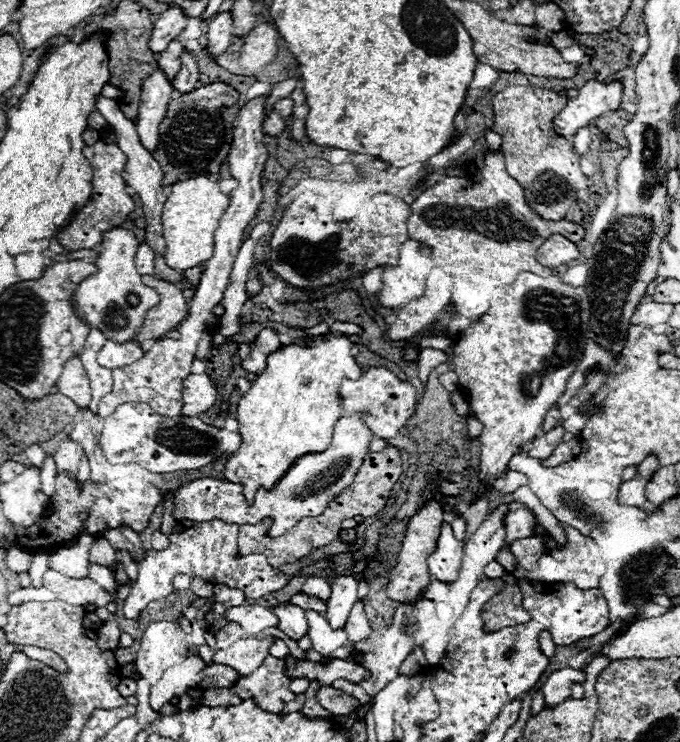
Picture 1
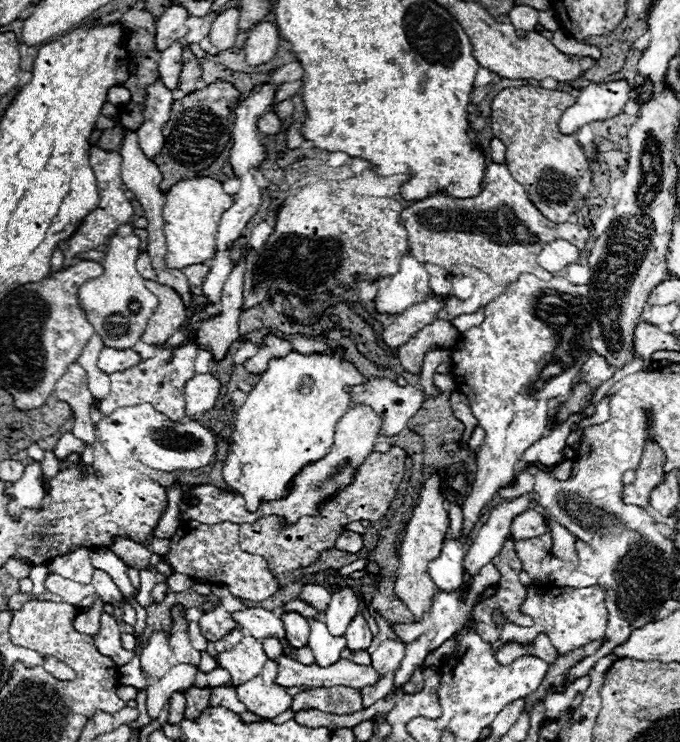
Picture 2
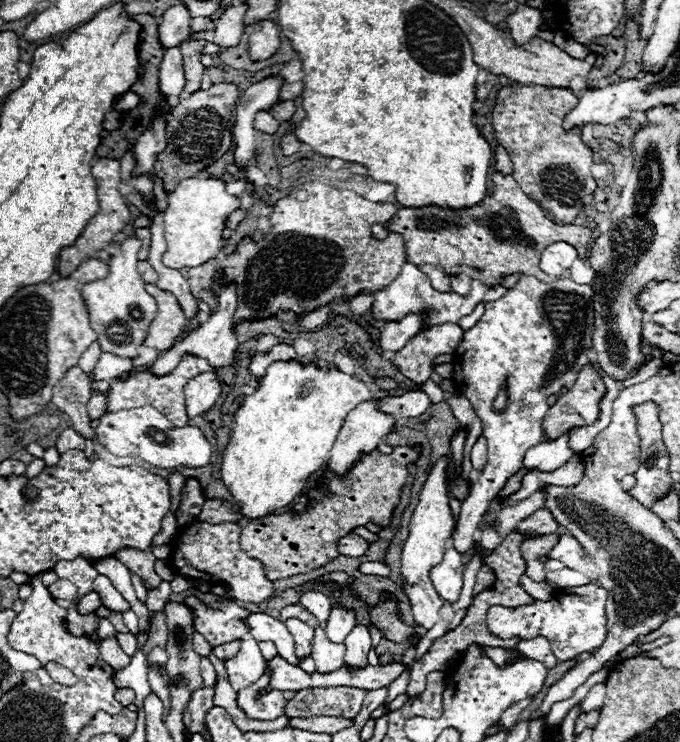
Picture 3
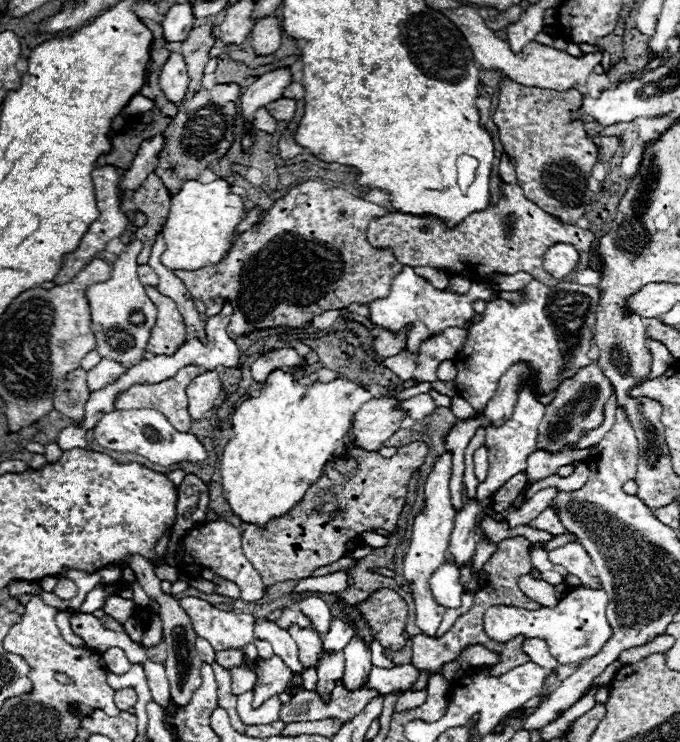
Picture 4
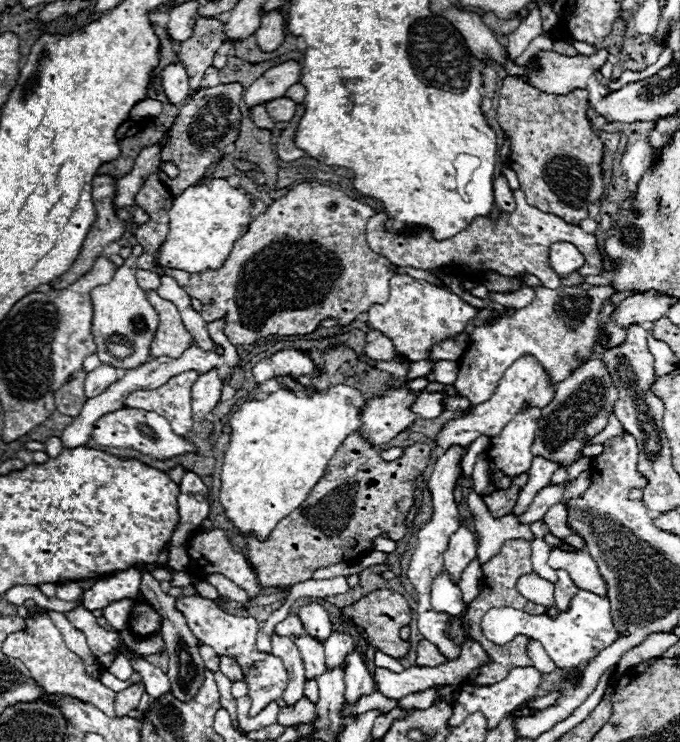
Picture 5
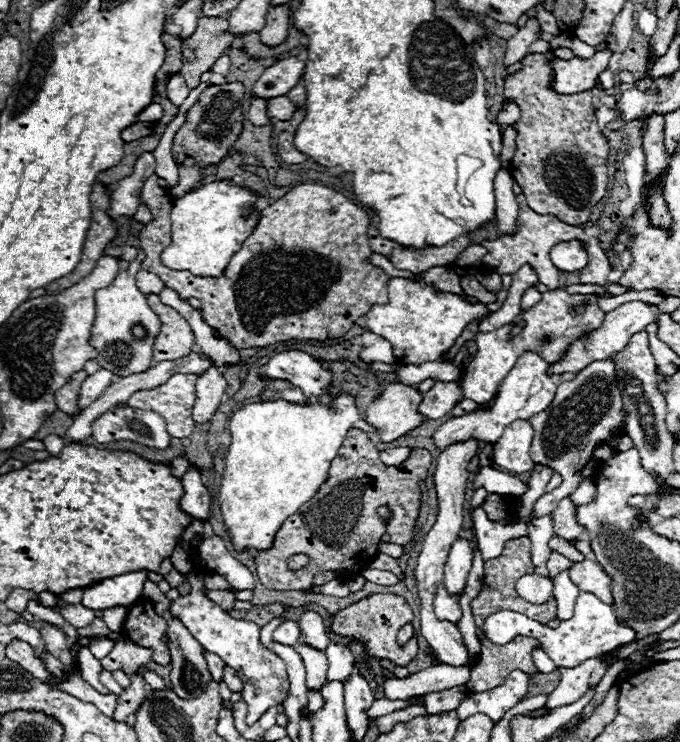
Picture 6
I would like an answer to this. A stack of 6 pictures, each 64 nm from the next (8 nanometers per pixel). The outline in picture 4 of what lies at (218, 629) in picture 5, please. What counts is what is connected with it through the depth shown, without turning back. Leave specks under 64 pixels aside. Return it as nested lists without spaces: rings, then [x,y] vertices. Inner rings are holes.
[[[194,596],[182,598],[180,606],[188,610],[194,632],[206,638],[214,650],[242,648],[254,642],[254,616],[250,614],[238,614],[234,610],[224,612]],[[272,656],[268,660],[260,658],[256,674],[258,674],[258,680],[256,680],[254,704],[252,706],[260,706],[270,696],[282,694],[288,686],[302,688],[302,676],[300,674],[294,676],[294,672],[278,656]]]

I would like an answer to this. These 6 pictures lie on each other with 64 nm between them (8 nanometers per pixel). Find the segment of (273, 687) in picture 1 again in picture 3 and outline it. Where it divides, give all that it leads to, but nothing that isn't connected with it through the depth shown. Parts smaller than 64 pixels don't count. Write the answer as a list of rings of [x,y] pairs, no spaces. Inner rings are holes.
[[[266,668],[258,681],[238,692],[238,706],[248,714],[248,718],[274,720],[280,714],[284,714],[284,706],[288,704],[288,700],[284,698],[282,690],[270,690],[260,696],[260,691],[268,688],[268,682],[270,682],[270,670]]]

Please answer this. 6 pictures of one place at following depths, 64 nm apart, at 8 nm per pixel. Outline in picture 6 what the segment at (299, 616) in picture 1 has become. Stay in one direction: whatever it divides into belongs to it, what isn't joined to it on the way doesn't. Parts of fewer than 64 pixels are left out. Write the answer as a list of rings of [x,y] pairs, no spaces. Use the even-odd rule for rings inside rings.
[[[298,644],[296,646],[298,654],[302,656],[302,662],[306,666],[306,682],[310,688],[320,690],[322,682],[326,680],[326,670],[328,670],[328,660],[324,652],[308,646],[308,644]]]

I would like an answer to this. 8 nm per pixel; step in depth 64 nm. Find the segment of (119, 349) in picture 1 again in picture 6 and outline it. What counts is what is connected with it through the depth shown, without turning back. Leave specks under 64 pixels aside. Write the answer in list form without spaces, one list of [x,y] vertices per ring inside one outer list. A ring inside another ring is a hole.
[[[104,368],[88,376],[80,388],[80,410],[84,410],[90,402],[94,402],[112,384],[112,380],[114,380],[114,374]]]

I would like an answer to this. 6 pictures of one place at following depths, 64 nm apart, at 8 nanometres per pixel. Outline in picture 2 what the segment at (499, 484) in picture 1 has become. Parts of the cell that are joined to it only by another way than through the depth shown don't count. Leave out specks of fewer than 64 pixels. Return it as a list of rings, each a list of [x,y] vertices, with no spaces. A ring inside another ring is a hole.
[[[518,472],[518,474],[514,476],[514,482],[510,482],[508,486],[504,486],[498,494],[504,496],[504,498],[518,498],[518,496],[522,496],[524,492],[526,492],[526,494],[532,492],[532,484],[534,484],[534,480],[532,480],[530,474]]]

